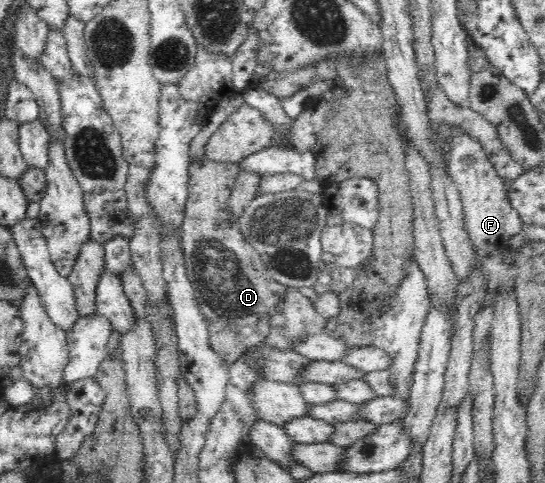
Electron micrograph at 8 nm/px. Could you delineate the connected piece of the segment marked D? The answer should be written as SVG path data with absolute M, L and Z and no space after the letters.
M206 154L193 158L180 227L187 275L208 321L212 349L228 366L265 342L271 331L271 311L287 291L286 285L268 278L261 256L243 237L237 219L226 211L239 171L238 164L214 162Z

